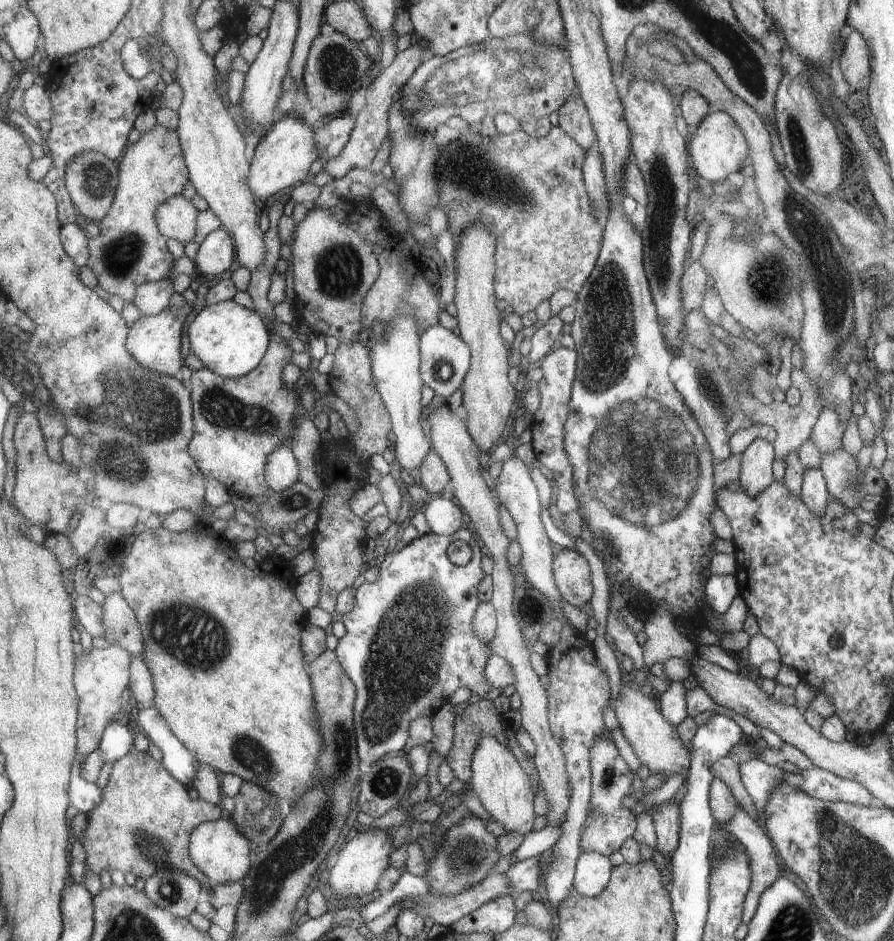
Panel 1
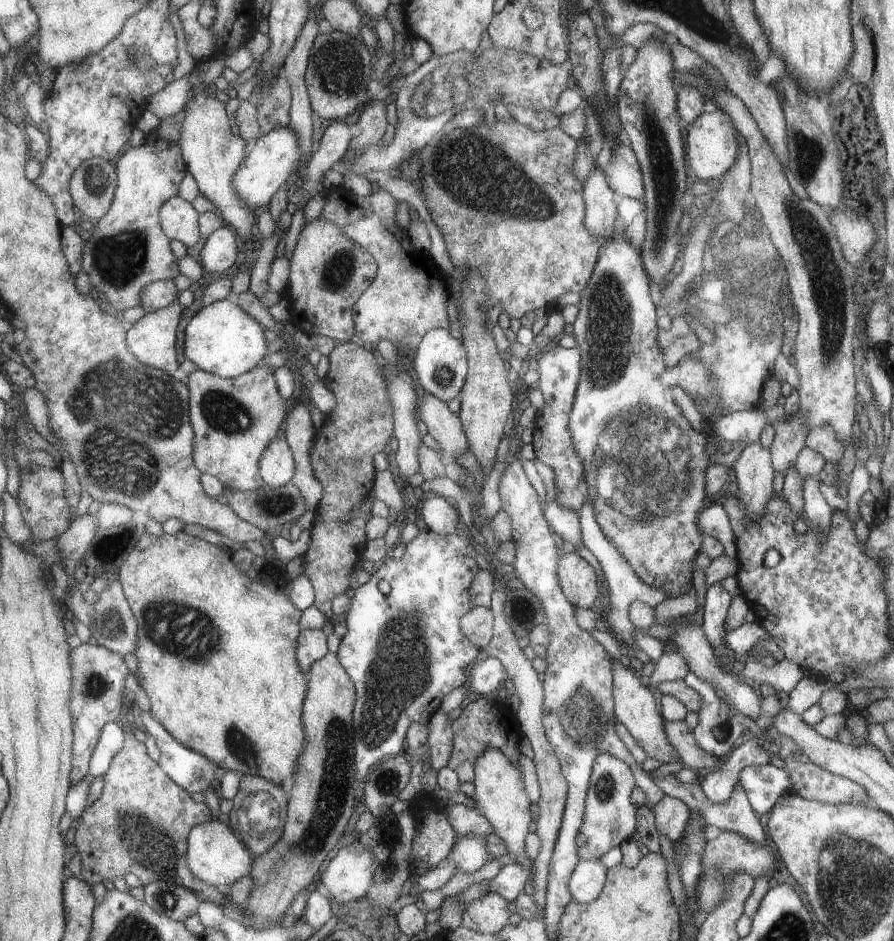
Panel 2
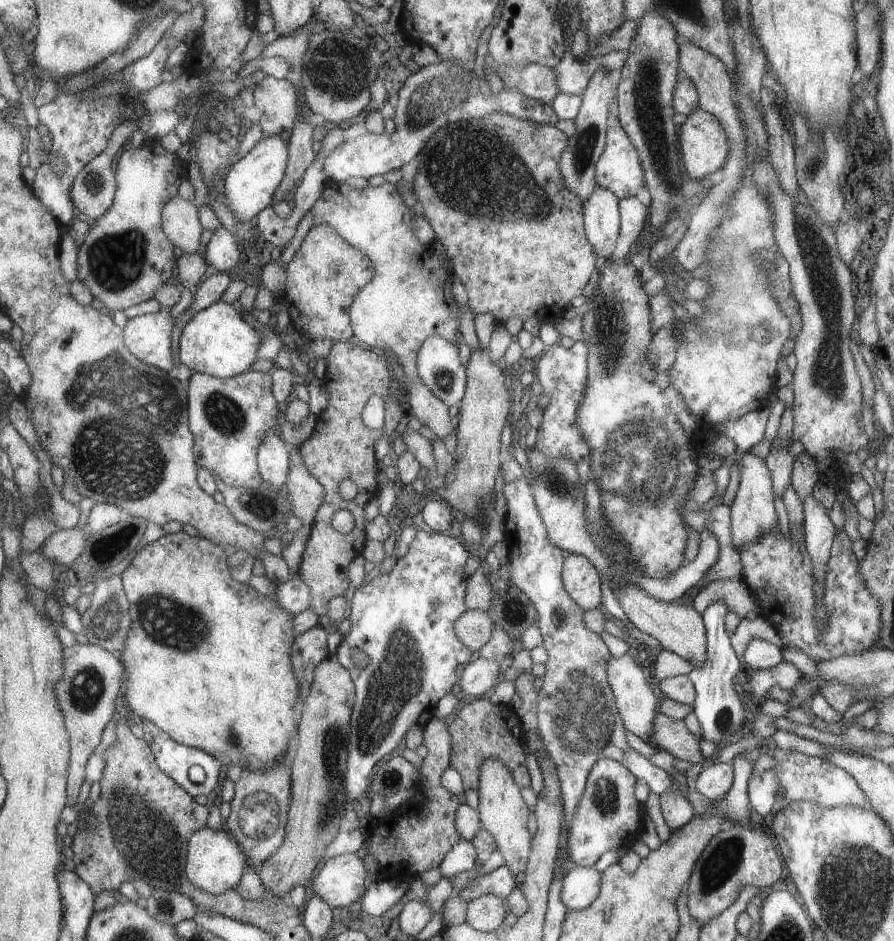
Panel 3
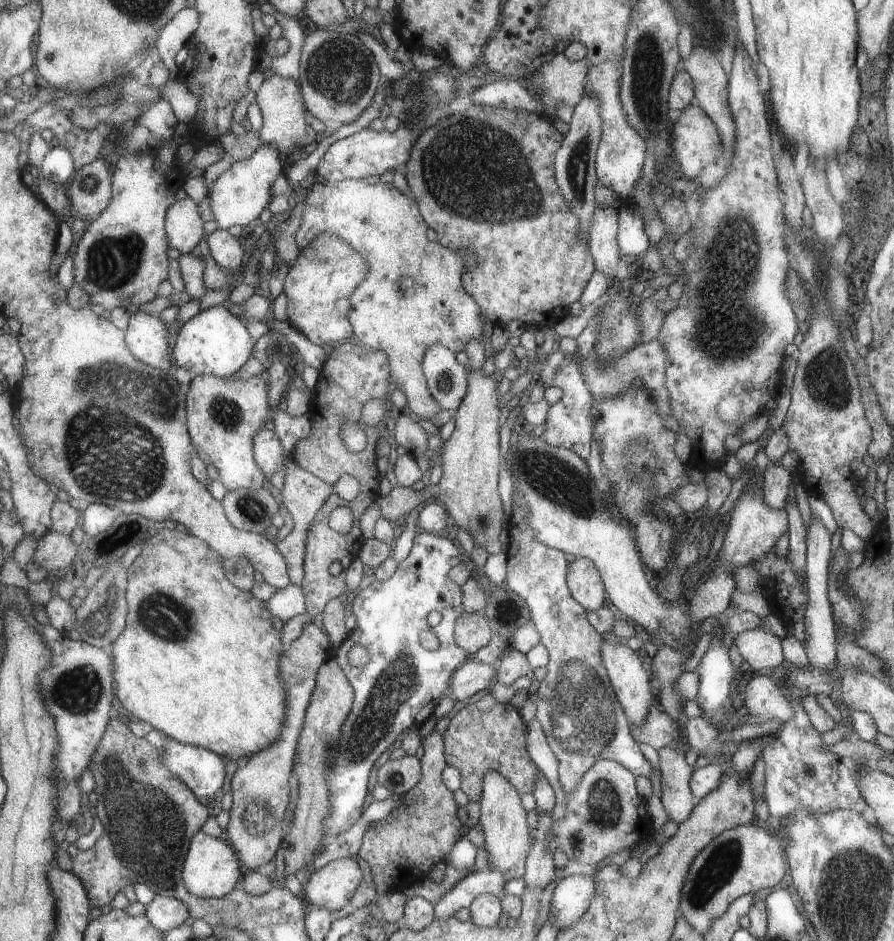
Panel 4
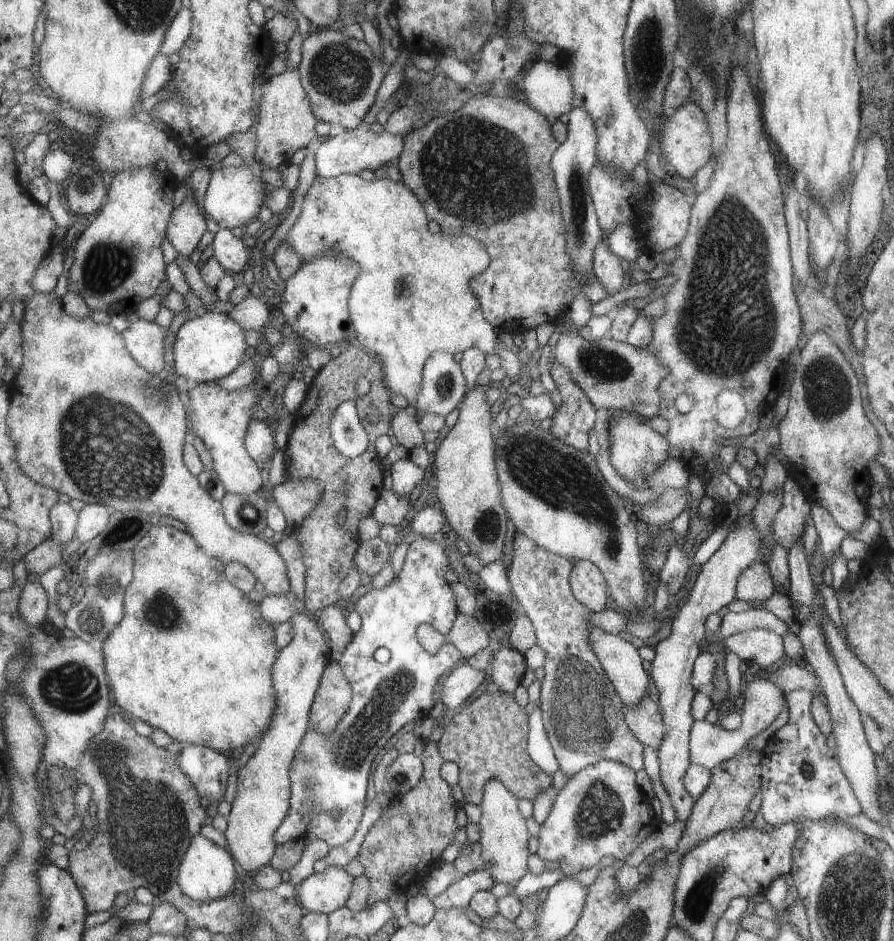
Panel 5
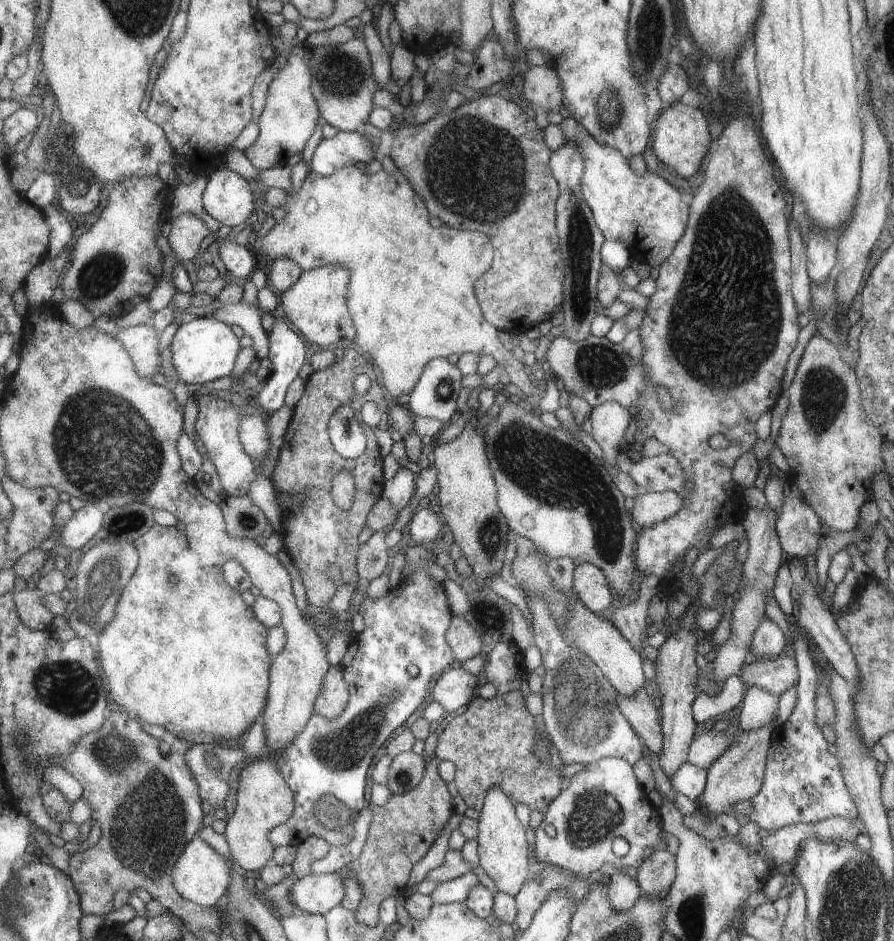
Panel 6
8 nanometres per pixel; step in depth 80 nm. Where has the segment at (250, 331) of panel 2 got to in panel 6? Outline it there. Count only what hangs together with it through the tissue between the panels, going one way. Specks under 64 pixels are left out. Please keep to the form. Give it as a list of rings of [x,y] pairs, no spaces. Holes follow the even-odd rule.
[[[213,315],[197,317],[181,324],[171,343],[172,356],[167,362],[168,368],[173,369],[179,378],[187,384],[205,384],[219,380],[233,372],[237,356],[241,352],[241,332],[232,325]]]

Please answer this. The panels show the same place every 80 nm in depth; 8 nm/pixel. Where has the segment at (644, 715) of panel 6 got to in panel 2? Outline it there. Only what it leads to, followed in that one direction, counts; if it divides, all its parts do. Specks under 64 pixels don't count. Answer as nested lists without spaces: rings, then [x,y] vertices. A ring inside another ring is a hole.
[[[664,720],[663,734],[669,746],[677,752],[679,761],[684,768],[693,769],[694,772],[713,771],[721,767],[724,758],[717,758],[702,750],[695,740],[693,730],[684,721],[667,722]]]

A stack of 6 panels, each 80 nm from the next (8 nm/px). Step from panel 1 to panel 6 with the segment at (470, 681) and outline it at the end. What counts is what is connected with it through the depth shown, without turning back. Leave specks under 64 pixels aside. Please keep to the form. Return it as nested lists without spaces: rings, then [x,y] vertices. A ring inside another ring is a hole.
[[[408,540],[403,549],[405,563],[411,564],[413,569],[411,576],[399,582],[395,588],[389,588],[381,598],[373,599],[364,596],[357,609],[357,613],[363,619],[364,628],[361,632],[355,633],[353,642],[345,655],[345,660],[349,660],[349,664],[341,664],[341,666],[353,668],[353,700],[349,702],[343,714],[331,720],[314,712],[312,720],[300,736],[294,739],[293,744],[281,753],[276,753],[276,761],[280,764],[282,775],[294,790],[296,799],[293,816],[269,833],[271,842],[276,848],[300,846],[309,837],[323,837],[332,845],[337,846],[351,843],[354,835],[353,821],[365,804],[363,802],[365,774],[367,774],[373,754],[387,740],[391,730],[395,730],[405,718],[413,714],[415,708],[423,704],[425,696],[431,692],[431,686],[429,686],[431,676],[441,674],[445,666],[449,666],[449,662],[453,660],[454,654],[451,654],[451,647],[444,637],[453,615],[445,591],[439,586],[439,582],[435,582],[425,570],[425,565],[433,560],[433,556],[423,548],[422,544]],[[423,634],[427,636],[427,640],[421,638]],[[332,796],[337,796],[341,802],[345,802],[353,811],[353,816],[350,823],[330,830],[317,821],[316,806],[322,805],[327,798]]]

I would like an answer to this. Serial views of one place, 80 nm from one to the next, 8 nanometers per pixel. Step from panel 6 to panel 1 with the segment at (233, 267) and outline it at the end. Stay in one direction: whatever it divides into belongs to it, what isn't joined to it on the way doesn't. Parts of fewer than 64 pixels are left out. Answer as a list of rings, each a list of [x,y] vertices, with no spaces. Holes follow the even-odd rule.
[[[222,227],[205,238],[195,261],[202,273],[217,276],[227,272],[235,258],[237,258],[235,240],[228,230]]]

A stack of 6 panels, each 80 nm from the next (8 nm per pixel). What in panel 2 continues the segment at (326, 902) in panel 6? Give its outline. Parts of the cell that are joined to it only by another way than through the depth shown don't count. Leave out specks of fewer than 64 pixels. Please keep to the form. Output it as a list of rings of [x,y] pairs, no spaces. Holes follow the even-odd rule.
[[[358,842],[343,848],[331,858],[323,874],[319,888],[337,903],[355,900],[362,902],[371,887],[373,854]]]

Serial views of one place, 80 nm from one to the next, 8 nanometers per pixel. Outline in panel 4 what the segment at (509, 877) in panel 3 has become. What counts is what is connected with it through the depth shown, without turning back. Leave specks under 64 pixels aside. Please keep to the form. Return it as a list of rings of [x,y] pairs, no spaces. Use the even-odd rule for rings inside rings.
[[[494,868],[490,872],[477,870],[467,874],[434,904],[434,918],[451,917],[457,909],[468,907],[481,893],[501,896],[506,882],[501,869]]]

